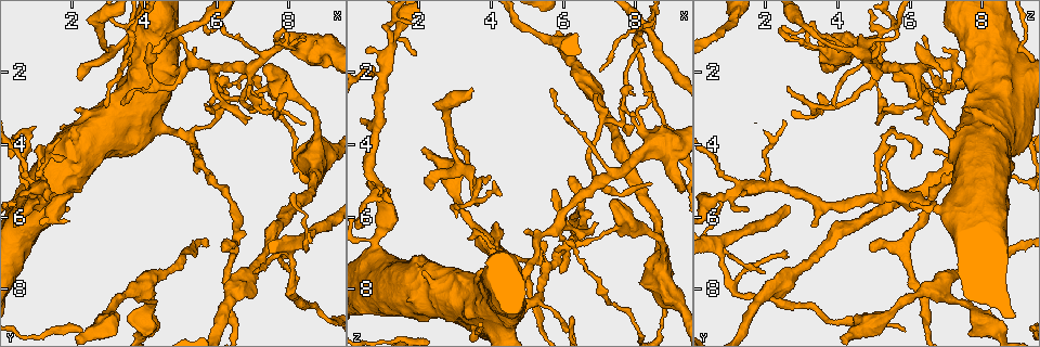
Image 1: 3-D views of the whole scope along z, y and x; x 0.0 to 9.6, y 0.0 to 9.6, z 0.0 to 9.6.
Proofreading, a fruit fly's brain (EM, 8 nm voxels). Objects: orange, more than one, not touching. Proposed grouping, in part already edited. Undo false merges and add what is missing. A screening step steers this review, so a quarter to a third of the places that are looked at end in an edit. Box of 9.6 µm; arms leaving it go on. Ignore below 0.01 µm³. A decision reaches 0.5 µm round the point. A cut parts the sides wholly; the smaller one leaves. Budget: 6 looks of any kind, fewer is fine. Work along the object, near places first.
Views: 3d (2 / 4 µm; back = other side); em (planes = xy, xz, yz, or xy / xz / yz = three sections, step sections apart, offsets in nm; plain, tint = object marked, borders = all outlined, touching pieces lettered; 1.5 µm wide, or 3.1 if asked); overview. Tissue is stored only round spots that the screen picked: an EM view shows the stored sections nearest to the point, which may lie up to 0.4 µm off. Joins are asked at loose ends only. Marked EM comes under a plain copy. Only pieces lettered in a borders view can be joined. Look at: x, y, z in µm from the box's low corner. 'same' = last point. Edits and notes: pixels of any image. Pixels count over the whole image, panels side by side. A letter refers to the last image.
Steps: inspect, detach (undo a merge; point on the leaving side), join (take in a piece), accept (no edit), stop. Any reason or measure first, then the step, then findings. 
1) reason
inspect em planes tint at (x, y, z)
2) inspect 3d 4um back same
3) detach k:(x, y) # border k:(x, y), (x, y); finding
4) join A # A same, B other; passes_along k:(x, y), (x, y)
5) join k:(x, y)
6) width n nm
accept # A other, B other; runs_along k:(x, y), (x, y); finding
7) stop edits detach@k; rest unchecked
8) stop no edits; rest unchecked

sharp bend
inspect 3d 2um at (5.80, 1.80, 6.35)

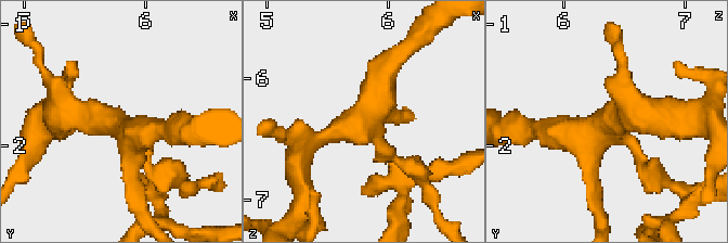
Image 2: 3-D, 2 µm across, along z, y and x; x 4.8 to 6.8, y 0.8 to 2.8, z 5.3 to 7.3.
arms 4; shape alone is not enough
inspect em xy step 8 borders at (5.78, 1.86, 6.40)

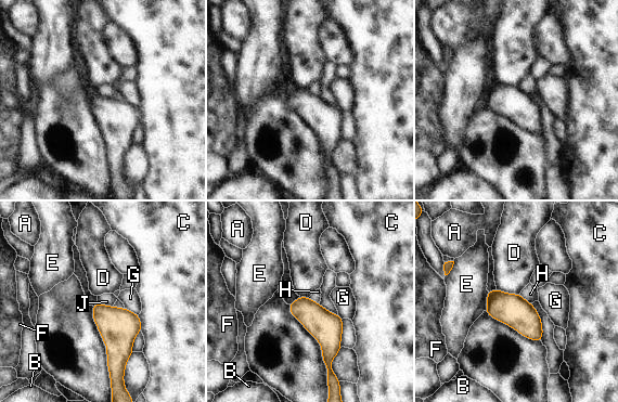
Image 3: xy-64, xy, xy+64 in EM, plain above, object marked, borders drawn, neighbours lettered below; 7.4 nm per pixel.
accept # A other, B other, C other, D other, E other, F other, G other, H other, J other; runs_along 3:(300, 299), (329, 333), (331, 377); one neuron here

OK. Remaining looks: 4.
a fork
inspect em planes tint at (7.05, 2.95, 3.35)

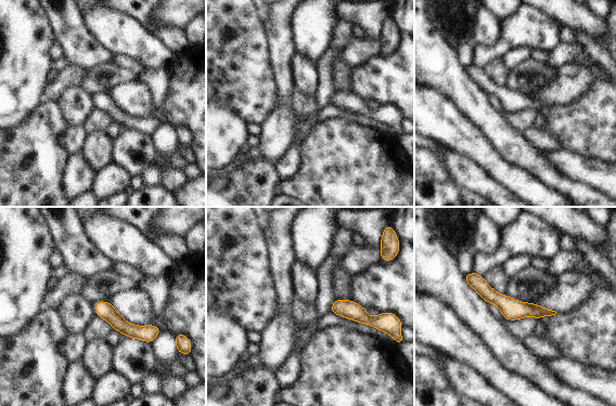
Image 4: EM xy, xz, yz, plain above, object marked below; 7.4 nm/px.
inspect em planes borders same

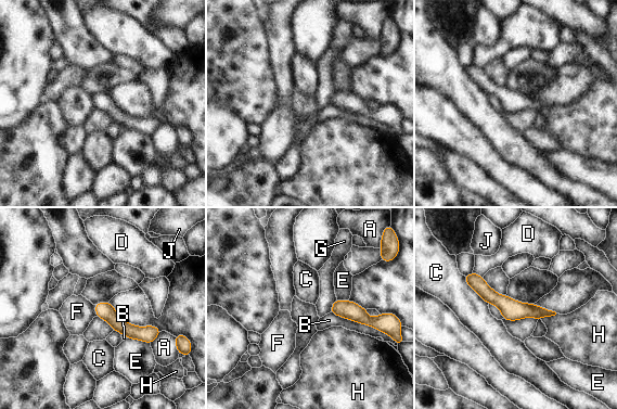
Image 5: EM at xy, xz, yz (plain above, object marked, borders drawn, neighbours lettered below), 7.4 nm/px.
longest_contact B 400 nm
accept # A other, B other, C other, D other, E other, F other, G other, H other, J other; all the same neuron

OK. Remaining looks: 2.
free end
inspect em planes borders at (1.95, 5.75, 1.60)

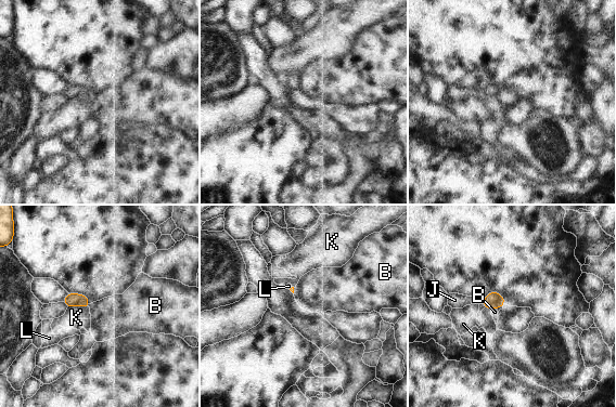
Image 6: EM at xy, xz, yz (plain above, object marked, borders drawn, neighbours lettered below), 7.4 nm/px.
longest_contact K 160 nm
accept # B other, J other, K other, L other; border 6:(502, 305), (491, 310); no lettered piece goes on from it

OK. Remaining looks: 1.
stop no edits; rest unchecked

